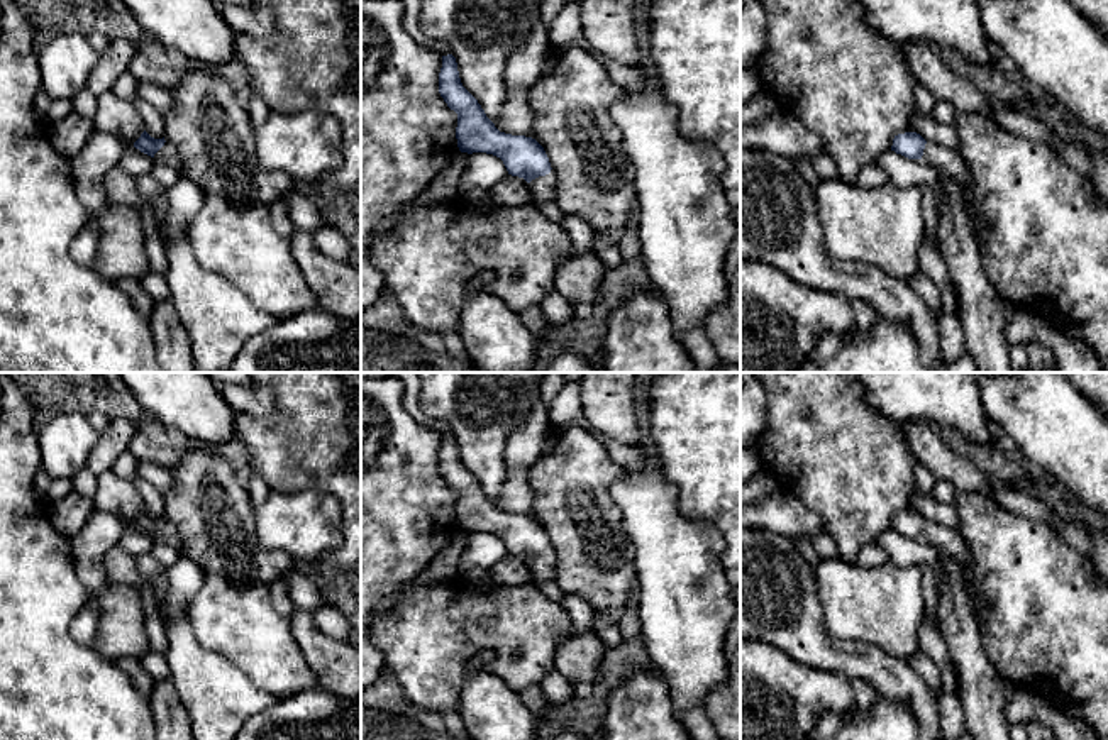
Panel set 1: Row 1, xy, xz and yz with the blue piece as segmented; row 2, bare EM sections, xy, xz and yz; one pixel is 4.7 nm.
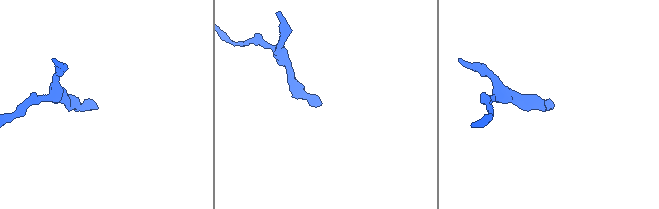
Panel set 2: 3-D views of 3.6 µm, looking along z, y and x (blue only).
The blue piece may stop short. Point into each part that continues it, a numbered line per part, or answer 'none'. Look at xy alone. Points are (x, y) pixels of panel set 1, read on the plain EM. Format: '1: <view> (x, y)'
1: xy (166, 534)

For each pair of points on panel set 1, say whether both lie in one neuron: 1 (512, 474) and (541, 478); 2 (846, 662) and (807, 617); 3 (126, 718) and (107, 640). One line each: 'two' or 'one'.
1: two
2: one
3: two

